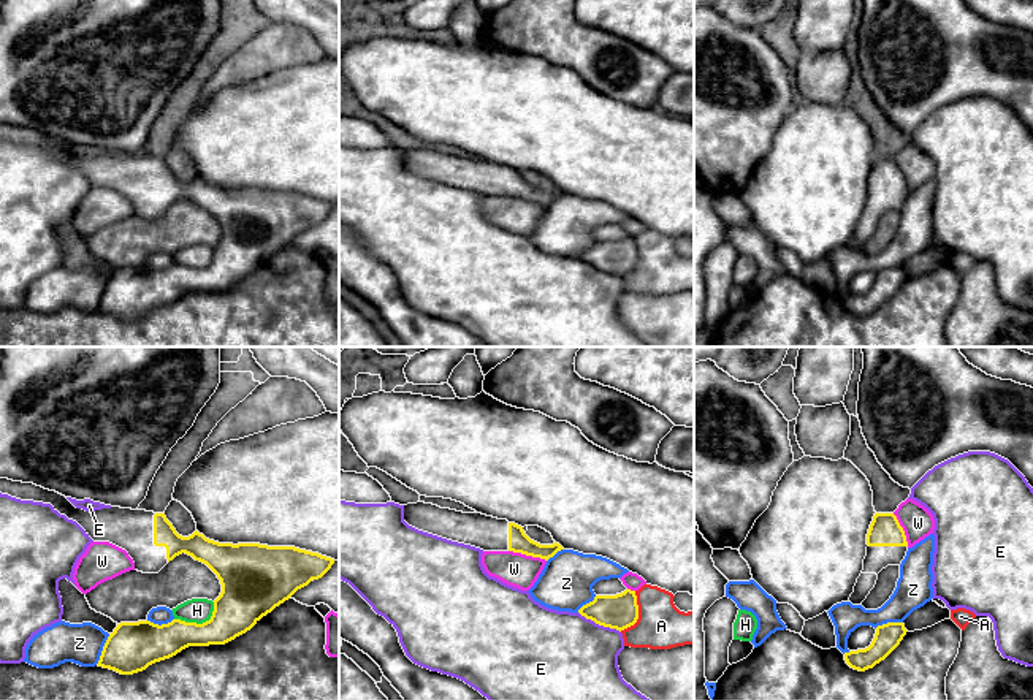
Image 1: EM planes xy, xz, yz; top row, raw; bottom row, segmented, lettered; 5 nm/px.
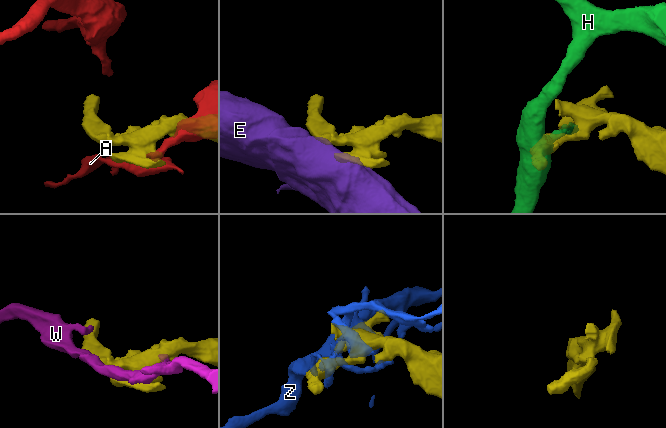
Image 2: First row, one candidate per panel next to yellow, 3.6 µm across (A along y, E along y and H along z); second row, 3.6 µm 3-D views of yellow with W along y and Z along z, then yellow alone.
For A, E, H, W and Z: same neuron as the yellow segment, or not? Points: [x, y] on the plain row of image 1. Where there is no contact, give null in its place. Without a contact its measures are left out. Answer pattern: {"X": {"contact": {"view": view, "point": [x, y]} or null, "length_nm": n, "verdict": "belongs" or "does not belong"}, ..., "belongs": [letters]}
{"A": {"contact": {"view": "xz", "point": [637, 260]}, "length_nm": 220, "verdict": "does not belong"}, "E": {"contact": {"view": "xz", "point": [599, 270]}, "length_nm": 240, "verdict": "does not belong"}, "H": {"contact": {"view": "xy", "point": [200, 270]}, "length_nm": 220, "verdict": "does not belong"}, "W": {"contact": {"view": "xz", "point": [528, 200]}, "length_nm": 200, "verdict": "does not belong"}, "Z": {"contact": {"view": "xy", "point": [103, 295]}, "length_nm": 180, "verdict": "does not belong"}, "belongs": []}

